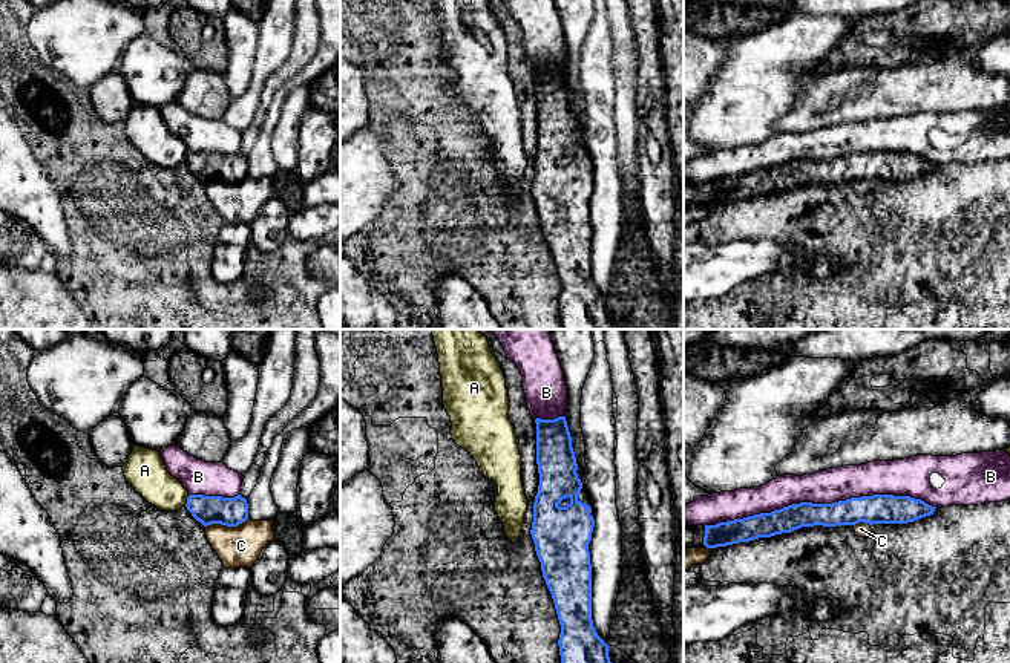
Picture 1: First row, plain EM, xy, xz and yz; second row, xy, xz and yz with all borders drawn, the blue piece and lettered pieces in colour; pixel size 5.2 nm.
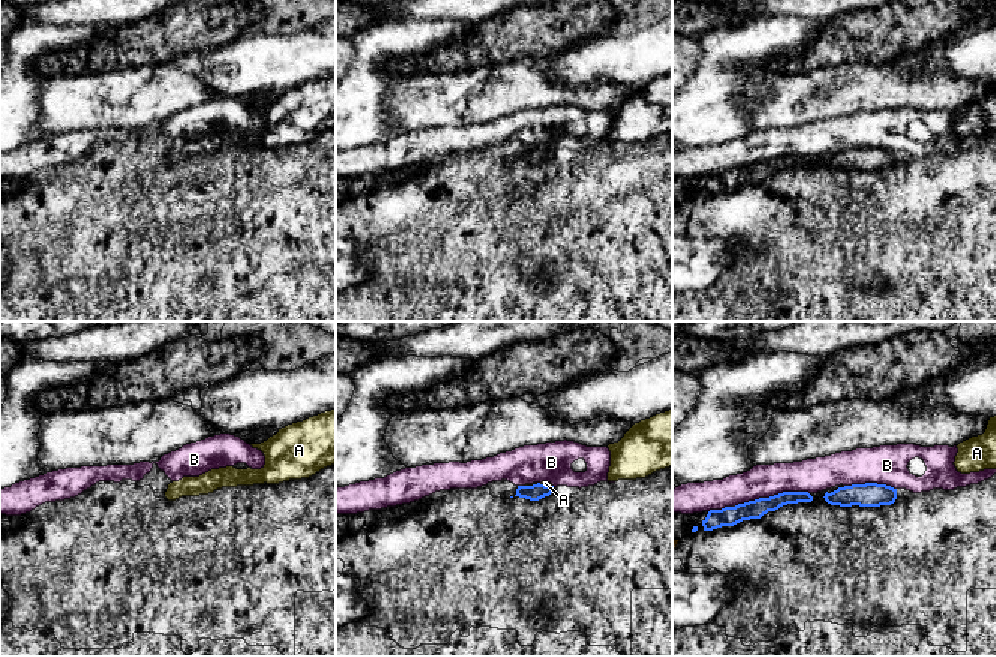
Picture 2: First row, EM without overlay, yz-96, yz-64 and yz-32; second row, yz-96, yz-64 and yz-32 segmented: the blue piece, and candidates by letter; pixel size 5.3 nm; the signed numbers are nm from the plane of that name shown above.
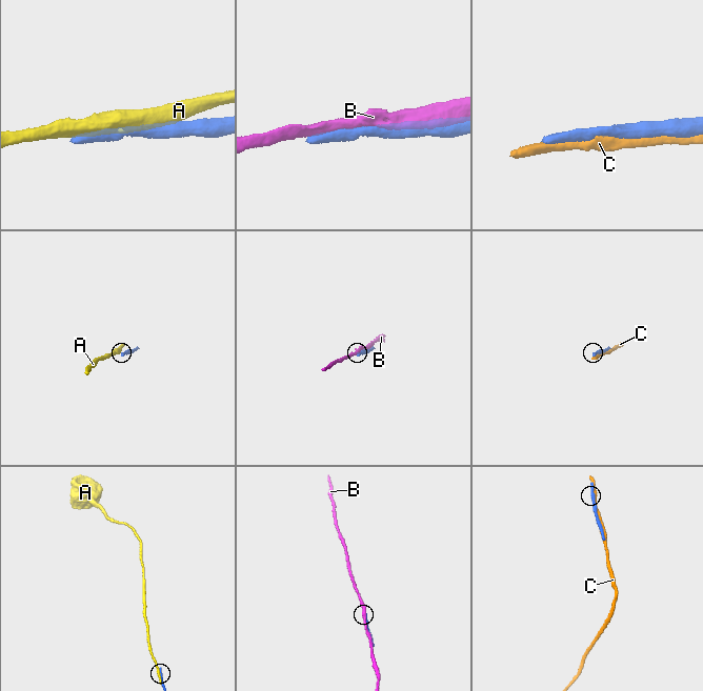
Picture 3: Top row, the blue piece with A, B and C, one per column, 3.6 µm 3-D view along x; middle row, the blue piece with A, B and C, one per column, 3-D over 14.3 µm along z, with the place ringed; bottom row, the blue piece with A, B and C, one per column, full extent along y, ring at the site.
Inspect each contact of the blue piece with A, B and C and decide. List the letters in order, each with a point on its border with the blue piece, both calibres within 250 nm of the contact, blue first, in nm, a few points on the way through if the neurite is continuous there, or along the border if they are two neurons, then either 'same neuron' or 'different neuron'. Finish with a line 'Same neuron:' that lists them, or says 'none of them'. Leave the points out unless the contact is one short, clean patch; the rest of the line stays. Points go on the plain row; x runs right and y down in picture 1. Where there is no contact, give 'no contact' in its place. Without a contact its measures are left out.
A: meets blue in xy at (187, 158); 150 nm thick on the blue side, 200 nm on the other; border along xy (190, 152), (184, 163); different neuron
B: meets blue in yz at (820, 161); 140 nm thick on the blue side, 180 nm on the other; different neuron
C: meets blue in xy at (226, 181); 150 nm thick on the blue side, 220 nm on the other; different neuron
Same neuron: none of them

